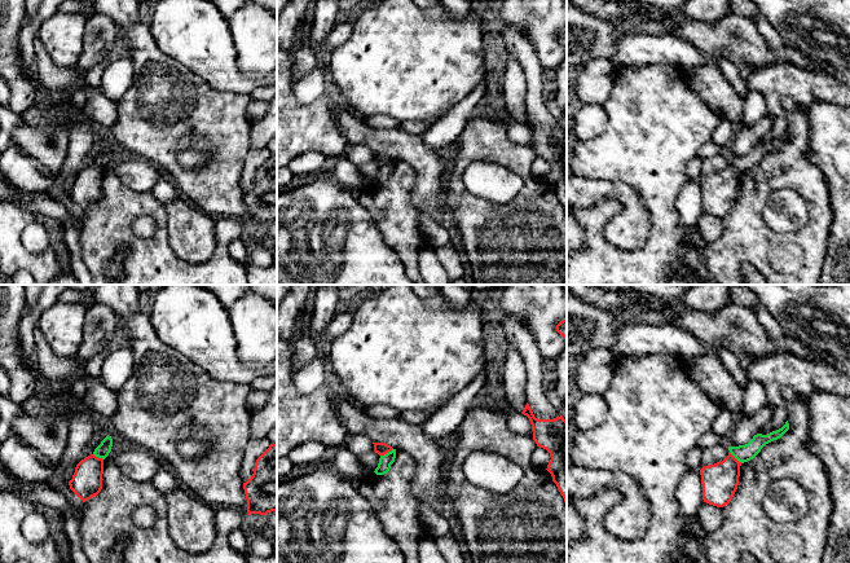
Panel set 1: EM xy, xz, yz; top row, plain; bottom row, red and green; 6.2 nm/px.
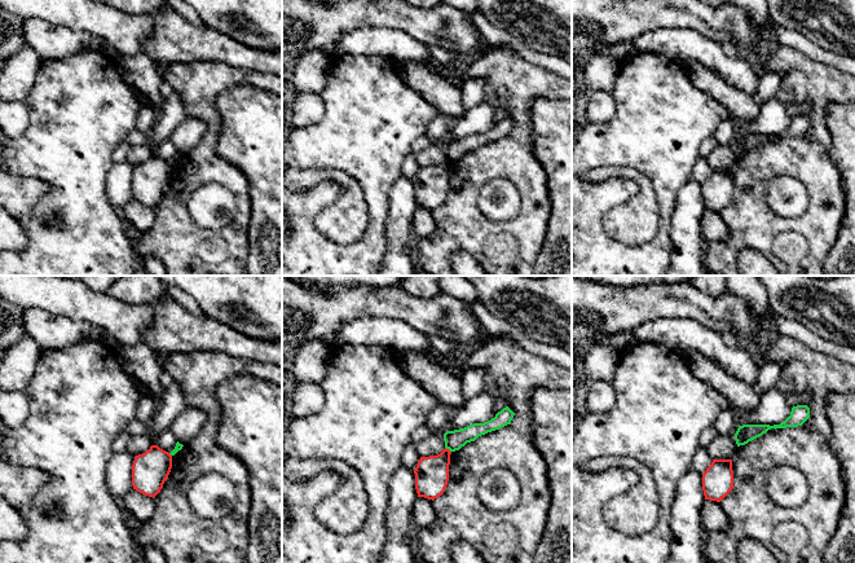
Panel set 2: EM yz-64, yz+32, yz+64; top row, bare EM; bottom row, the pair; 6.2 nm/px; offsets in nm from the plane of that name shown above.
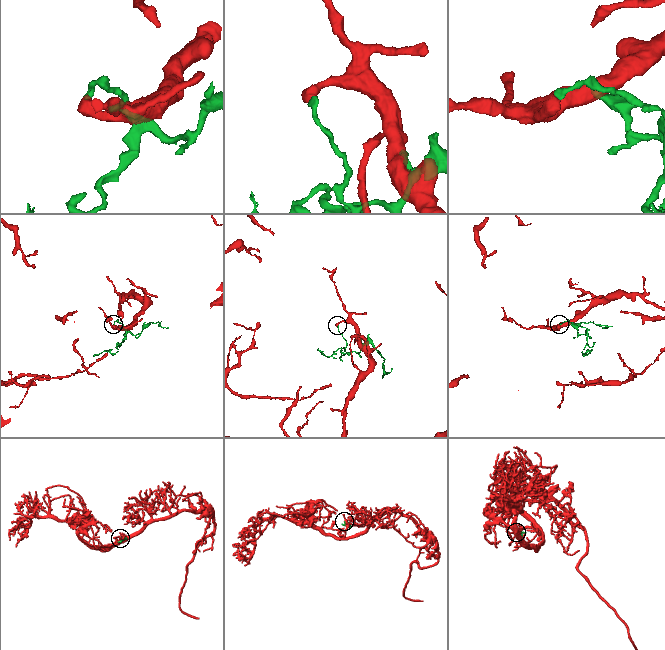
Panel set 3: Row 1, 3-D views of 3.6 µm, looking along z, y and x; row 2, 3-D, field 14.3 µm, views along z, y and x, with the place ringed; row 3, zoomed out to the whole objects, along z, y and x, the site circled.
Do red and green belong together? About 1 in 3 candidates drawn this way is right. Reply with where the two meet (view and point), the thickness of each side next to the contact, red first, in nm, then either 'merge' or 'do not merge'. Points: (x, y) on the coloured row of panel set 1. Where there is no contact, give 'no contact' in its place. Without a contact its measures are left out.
xz (386, 453) | 80/80 nm | do not merge

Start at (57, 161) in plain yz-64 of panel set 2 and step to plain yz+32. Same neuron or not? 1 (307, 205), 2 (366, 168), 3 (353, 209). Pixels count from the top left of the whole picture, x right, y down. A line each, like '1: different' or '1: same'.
1: same
2: same
3: different

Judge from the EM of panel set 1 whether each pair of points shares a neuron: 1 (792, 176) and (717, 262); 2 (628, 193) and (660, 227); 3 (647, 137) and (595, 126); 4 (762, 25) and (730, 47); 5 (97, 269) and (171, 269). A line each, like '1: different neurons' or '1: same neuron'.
1: same neuron
2: different neurons
3: different neurons
4: different neurons
5: same neuron

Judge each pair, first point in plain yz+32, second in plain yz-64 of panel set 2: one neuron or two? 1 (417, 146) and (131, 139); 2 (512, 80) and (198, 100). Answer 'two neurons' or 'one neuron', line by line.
1: one neuron
2: one neuron

